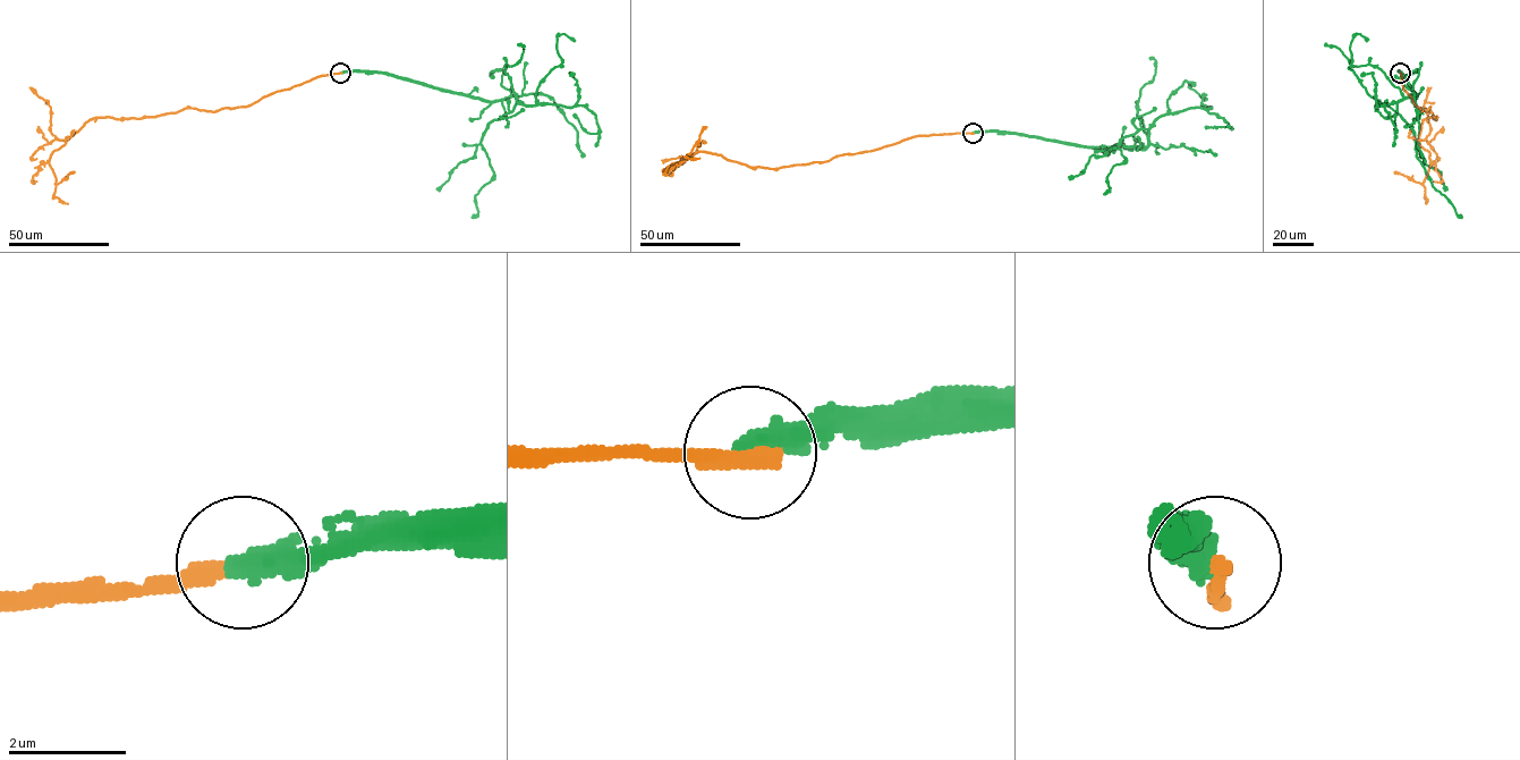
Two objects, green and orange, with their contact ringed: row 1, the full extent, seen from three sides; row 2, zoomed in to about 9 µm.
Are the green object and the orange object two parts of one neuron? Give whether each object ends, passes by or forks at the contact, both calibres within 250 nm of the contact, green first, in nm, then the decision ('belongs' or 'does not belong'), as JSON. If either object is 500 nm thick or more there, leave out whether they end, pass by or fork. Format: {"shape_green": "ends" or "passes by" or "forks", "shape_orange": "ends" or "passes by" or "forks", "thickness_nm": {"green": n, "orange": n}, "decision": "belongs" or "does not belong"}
{"shape_green": "ends", "shape_orange": "ends", "thickness_nm": {"green": 420, "orange": 360}, "decision": "does not belong"}

